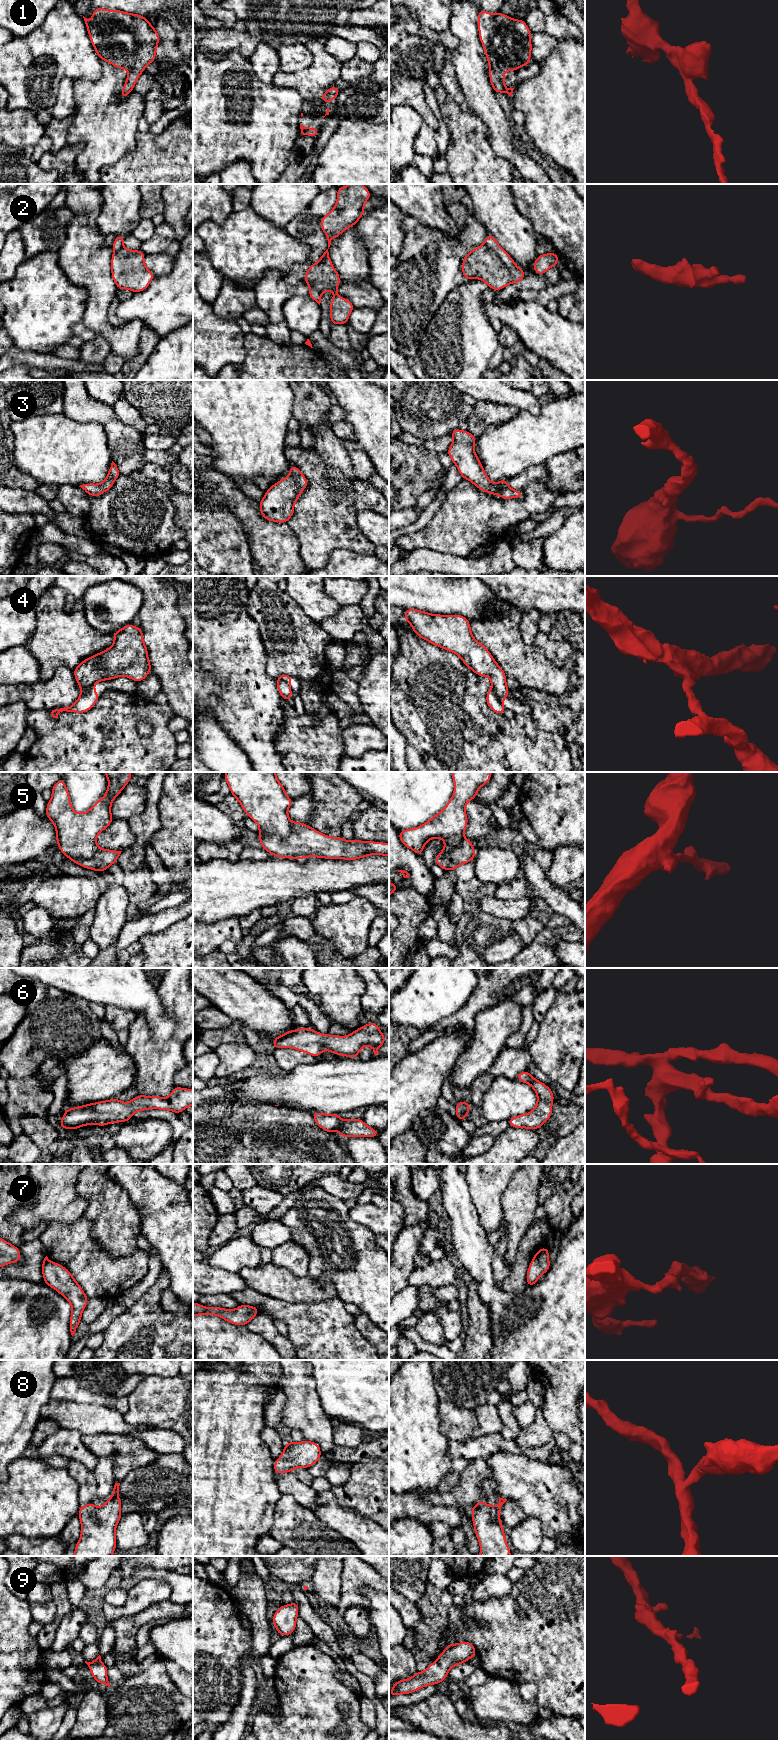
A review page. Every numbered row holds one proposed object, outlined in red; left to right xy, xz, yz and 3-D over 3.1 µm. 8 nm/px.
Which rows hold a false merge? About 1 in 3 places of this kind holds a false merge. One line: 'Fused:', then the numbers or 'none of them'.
Fused: 2, 4, 5

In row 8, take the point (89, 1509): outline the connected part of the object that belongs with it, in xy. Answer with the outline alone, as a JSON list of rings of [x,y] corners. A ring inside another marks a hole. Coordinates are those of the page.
[[[115,1483],[113,1496],[109,1497],[107,1502],[96,1507],[92,1502],[81,1506],[78,1510],[78,1516],[81,1522],[81,1537],[78,1540],[74,1556],[112,1556],[116,1547],[115,1529],[122,1516],[121,1502],[119,1498],[120,1483]]]

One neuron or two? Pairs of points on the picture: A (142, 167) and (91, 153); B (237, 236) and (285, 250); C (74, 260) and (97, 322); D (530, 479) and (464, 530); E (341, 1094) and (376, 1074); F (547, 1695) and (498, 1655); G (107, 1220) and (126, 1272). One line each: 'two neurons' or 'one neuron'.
A: two neurons
B: one neuron
C: one neuron
D: one neuron
E: one neuron
F: one neuron
G: two neurons

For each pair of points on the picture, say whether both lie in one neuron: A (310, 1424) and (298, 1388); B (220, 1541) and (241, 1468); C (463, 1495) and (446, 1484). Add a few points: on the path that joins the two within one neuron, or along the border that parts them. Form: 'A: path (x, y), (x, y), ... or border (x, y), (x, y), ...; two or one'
A: path (307, 1415), (303, 1411), (302, 1397); one
B: path (220, 1523), (220, 1489), (223, 1486); one
C: border (461, 1474), (449, 1489), (429, 1494); two

